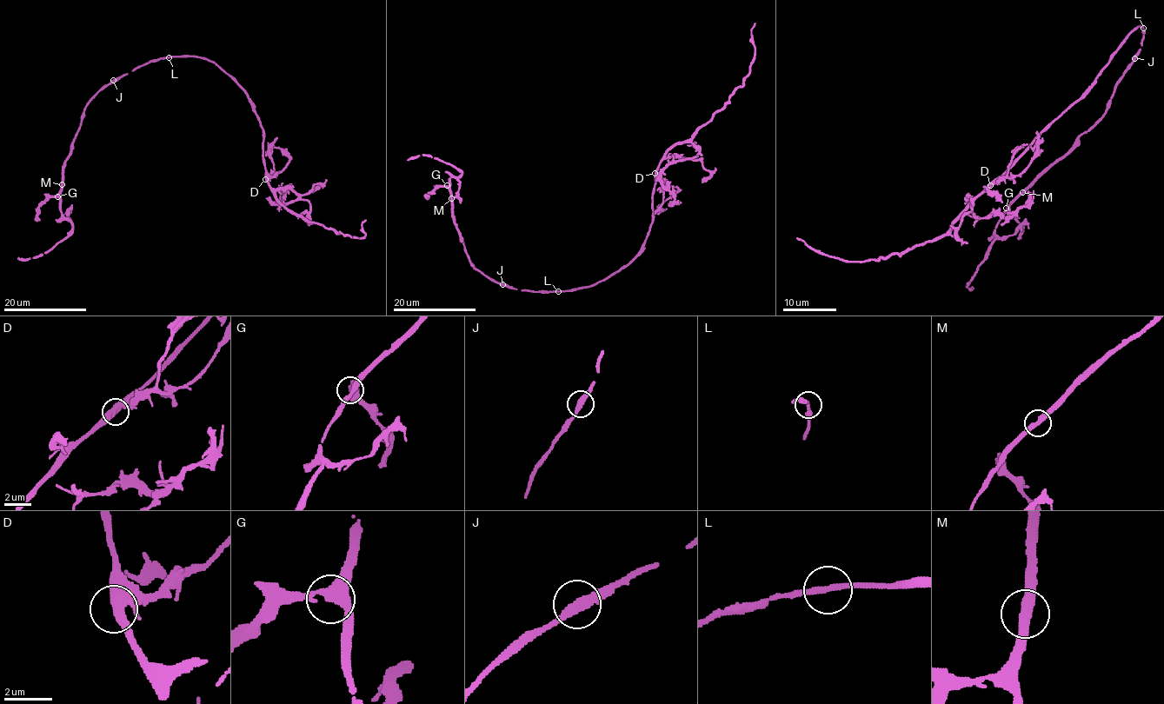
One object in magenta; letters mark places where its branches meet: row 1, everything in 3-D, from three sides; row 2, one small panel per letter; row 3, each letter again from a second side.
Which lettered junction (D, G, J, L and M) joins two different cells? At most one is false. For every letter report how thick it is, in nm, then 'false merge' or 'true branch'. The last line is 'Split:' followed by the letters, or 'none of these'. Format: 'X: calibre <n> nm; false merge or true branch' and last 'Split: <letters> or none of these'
D: calibre 380 nm; true branch
G: calibre 320 nm; true branch
J: calibre 400 nm; true branch
L: calibre 220 nm; true branch
M: calibre 380 nm; true branch
Split: none of these

